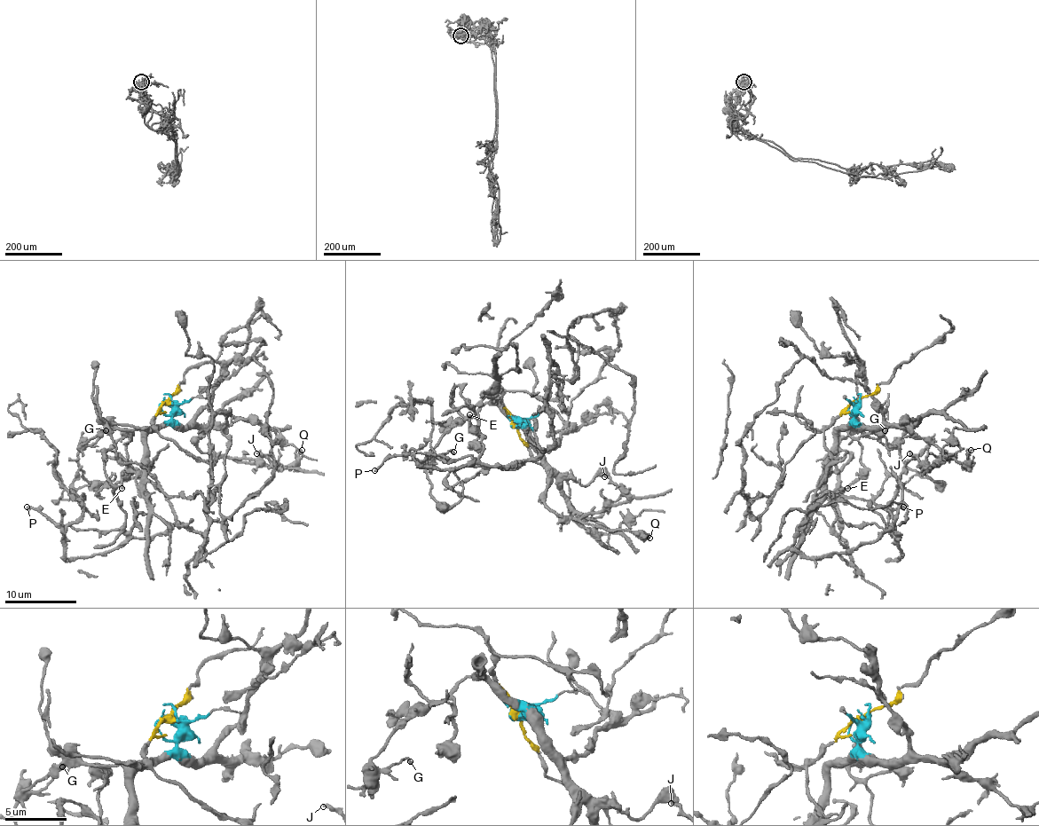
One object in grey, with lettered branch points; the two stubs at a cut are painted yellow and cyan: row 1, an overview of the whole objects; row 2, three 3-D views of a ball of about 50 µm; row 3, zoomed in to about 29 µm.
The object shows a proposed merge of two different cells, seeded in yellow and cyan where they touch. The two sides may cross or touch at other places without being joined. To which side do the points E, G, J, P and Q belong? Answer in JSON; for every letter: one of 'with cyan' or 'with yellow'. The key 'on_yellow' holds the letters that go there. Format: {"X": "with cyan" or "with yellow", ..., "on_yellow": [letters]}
{"E": "with cyan", "G": "with cyan", "J": "with cyan", "P": "with yellow", "Q": "with cyan", "on_yellow": ["P"]}

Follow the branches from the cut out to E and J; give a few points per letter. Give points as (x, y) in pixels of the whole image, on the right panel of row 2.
E: (859, 401), (855, 417), (848, 424), (835, 428), (846, 431), (861, 445), (864, 471), (848, 489)
J: (859, 401), (855, 408), (859, 422), (901, 426), (952, 458), (940, 465), (924, 465), (909, 452)

